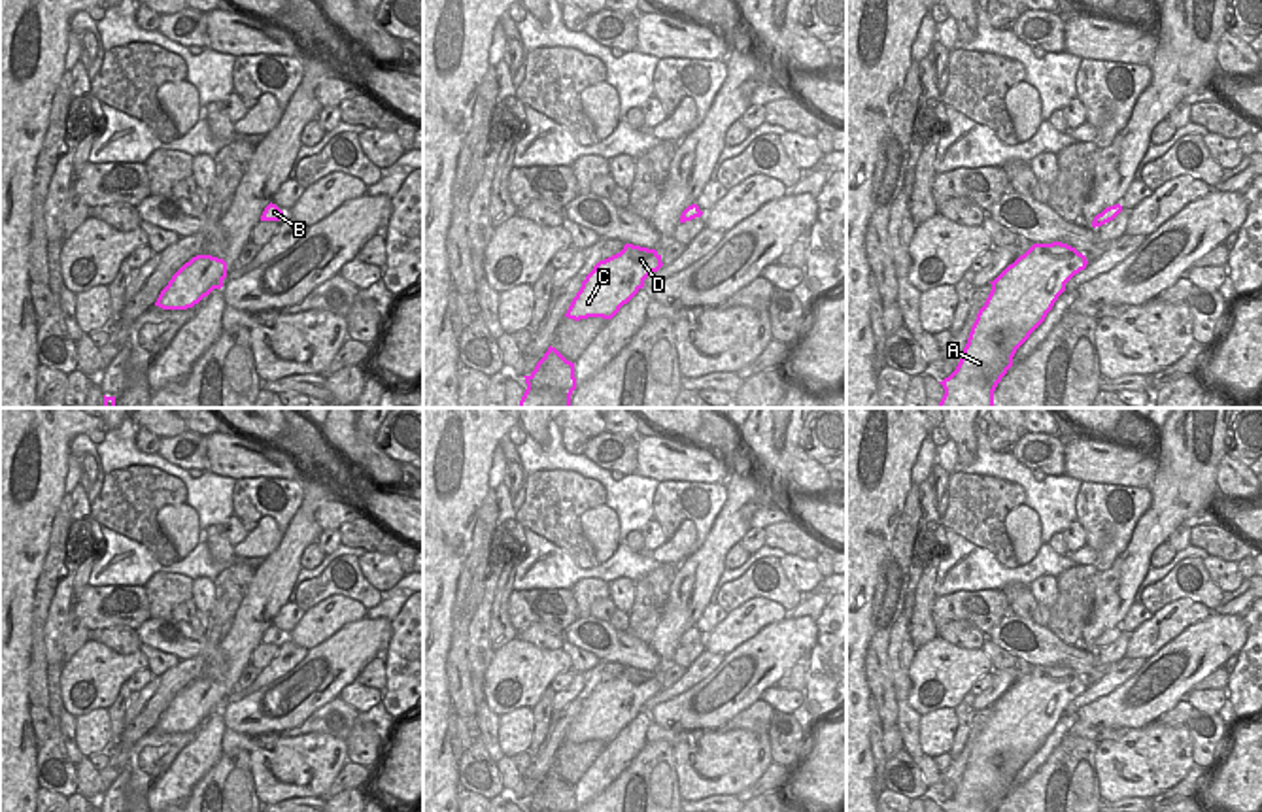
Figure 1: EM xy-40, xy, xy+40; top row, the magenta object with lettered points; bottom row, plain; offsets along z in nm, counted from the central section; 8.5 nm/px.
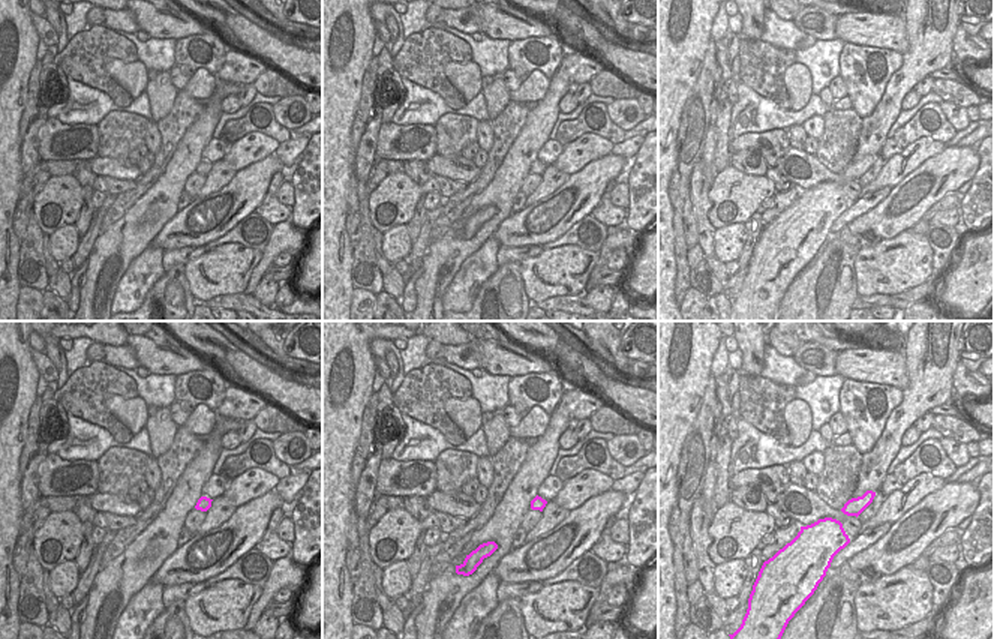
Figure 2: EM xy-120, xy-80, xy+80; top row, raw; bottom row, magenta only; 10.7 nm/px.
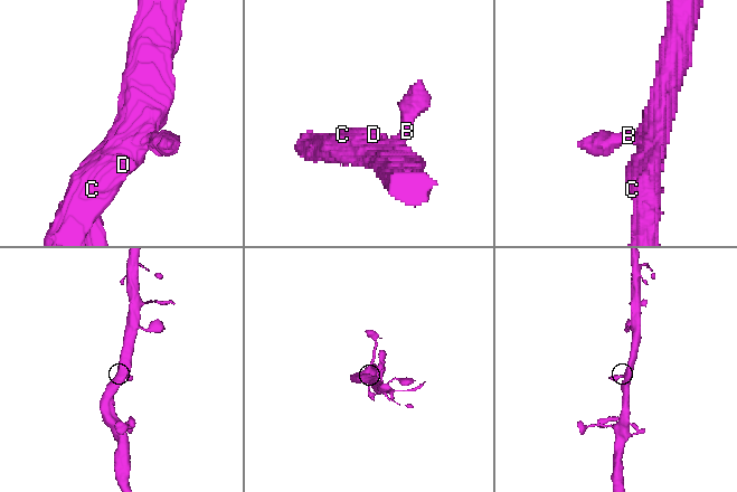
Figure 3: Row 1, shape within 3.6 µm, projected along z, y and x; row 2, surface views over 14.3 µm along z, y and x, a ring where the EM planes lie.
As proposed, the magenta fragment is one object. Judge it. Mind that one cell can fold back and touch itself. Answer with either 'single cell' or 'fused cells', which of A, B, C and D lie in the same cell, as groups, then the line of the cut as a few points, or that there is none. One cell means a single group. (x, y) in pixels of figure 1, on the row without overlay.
single cell; A B C D; no cut

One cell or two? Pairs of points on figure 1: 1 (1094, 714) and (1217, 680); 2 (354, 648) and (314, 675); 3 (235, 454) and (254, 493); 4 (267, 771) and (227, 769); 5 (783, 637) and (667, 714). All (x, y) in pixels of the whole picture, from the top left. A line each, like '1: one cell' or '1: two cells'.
1: two cells
2: one cell
3: two cells
4: two cells
5: one cell

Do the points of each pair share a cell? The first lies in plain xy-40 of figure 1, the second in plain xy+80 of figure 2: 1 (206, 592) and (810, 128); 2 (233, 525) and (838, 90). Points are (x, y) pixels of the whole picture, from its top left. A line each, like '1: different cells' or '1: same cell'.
1: same cell
2: same cell

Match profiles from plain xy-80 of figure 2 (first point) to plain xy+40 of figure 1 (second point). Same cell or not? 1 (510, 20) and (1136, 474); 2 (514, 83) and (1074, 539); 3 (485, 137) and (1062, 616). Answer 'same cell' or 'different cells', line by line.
1: same cell
2: same cell
3: different cells

